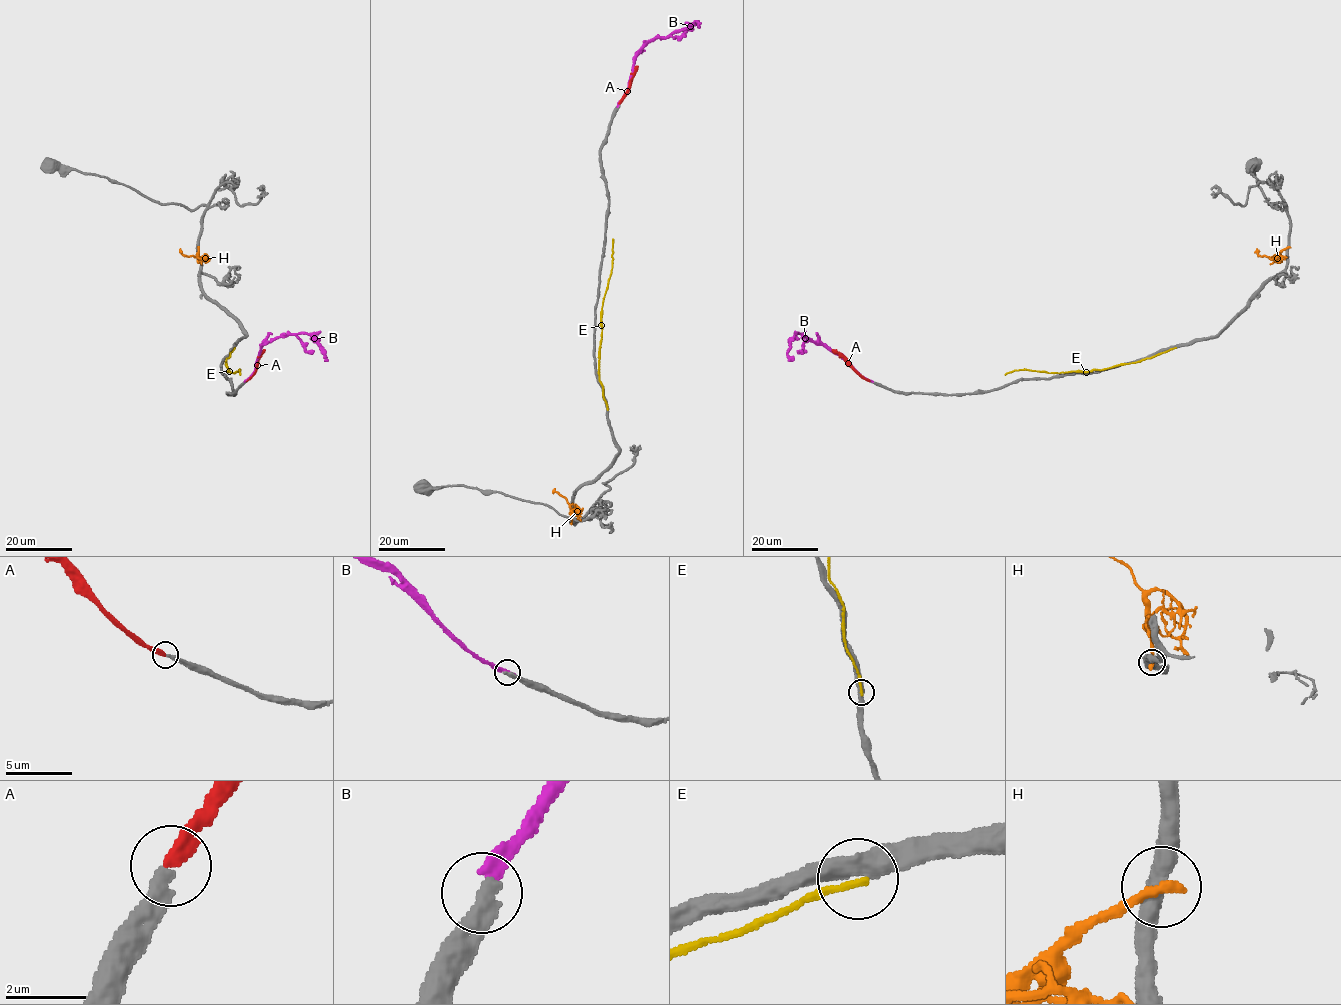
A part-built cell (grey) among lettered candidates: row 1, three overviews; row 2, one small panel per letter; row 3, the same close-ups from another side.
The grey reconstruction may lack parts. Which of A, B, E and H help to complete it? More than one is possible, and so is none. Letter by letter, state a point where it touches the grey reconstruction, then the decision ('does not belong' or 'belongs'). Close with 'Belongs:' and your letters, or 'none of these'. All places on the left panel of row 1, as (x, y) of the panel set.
A: meets grey at (246, 381); belongs
B: meets grey at (245, 381); does not belong
E: meets grey at (234, 347); does not belong
H: meets grey at (198, 247); does not belong
Belongs: A

